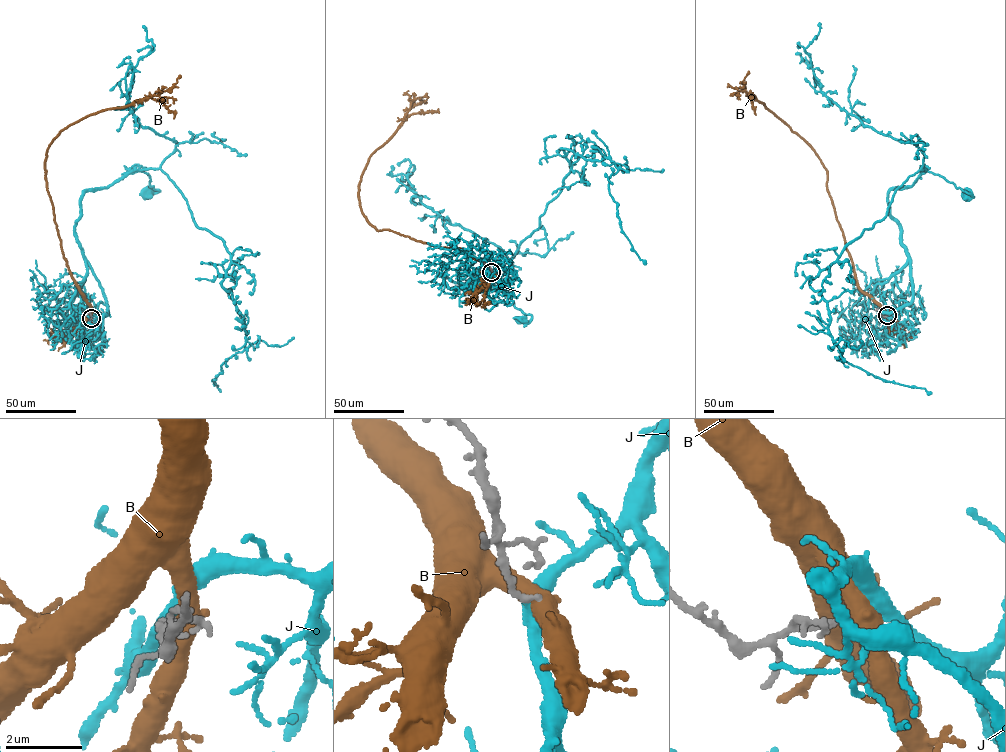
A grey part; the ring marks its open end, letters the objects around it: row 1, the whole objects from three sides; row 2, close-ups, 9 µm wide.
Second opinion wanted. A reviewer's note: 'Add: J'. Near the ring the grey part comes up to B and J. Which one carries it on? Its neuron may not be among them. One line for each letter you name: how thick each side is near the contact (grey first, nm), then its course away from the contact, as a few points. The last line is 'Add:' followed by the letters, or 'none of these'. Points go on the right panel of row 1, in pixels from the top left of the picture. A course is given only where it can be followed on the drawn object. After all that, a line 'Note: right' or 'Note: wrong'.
J: calibres 170 and 260 nm; course (887, 315), (882, 313), (912, 297), (910, 261), (889, 213), (889, 190), (909, 187), (927, 171), (967, 193)
Add: J
Note: right

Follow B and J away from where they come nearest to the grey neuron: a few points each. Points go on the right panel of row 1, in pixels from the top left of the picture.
B: (887, 316), (858, 286), (827, 188), (827, 170), (803, 139), (764, 103), (746, 93), (743, 80), (749, 71)
J: (887, 315), (882, 313), (912, 297), (910, 261), (889, 213), (889, 190), (909, 187), (927, 171), (967, 193)

